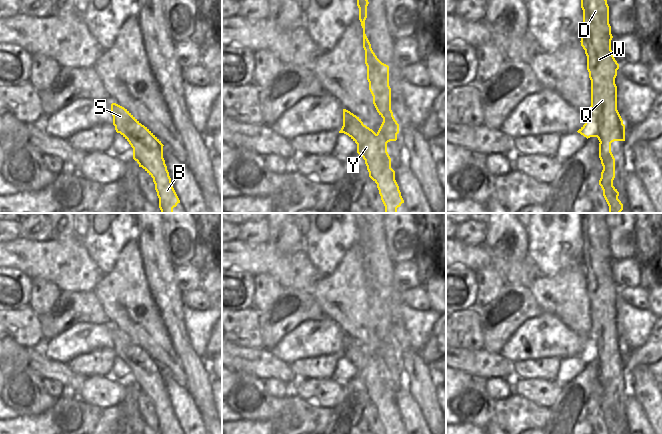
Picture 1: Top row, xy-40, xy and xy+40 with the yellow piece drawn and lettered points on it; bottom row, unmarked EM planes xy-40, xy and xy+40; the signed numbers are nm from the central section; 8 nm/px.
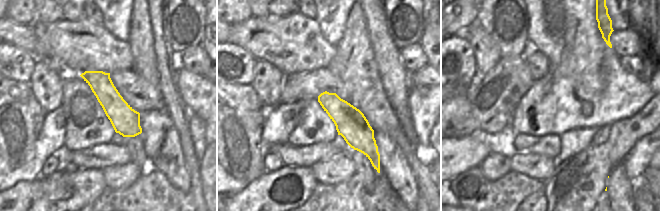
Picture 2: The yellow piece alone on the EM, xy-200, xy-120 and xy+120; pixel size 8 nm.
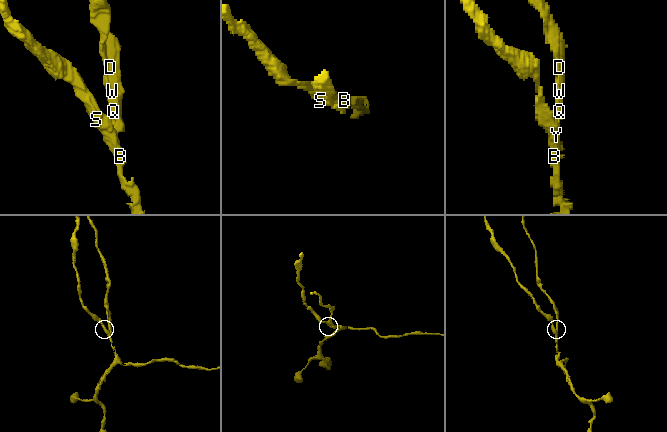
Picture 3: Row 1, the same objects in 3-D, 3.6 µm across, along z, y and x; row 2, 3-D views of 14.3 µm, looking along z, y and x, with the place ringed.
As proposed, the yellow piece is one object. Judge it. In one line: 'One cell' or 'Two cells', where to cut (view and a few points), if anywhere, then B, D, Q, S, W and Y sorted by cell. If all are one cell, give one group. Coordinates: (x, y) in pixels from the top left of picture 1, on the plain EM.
Two cells. Split along xy+40 (587, 336), (596, 344), (598, 350), (597, 361). Groups: B S Y / D Q W

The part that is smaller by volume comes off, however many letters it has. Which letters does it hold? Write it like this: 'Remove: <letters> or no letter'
Remove: D, Q, W

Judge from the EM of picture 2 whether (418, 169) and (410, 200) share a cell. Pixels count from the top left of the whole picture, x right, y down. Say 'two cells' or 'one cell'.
two cells

